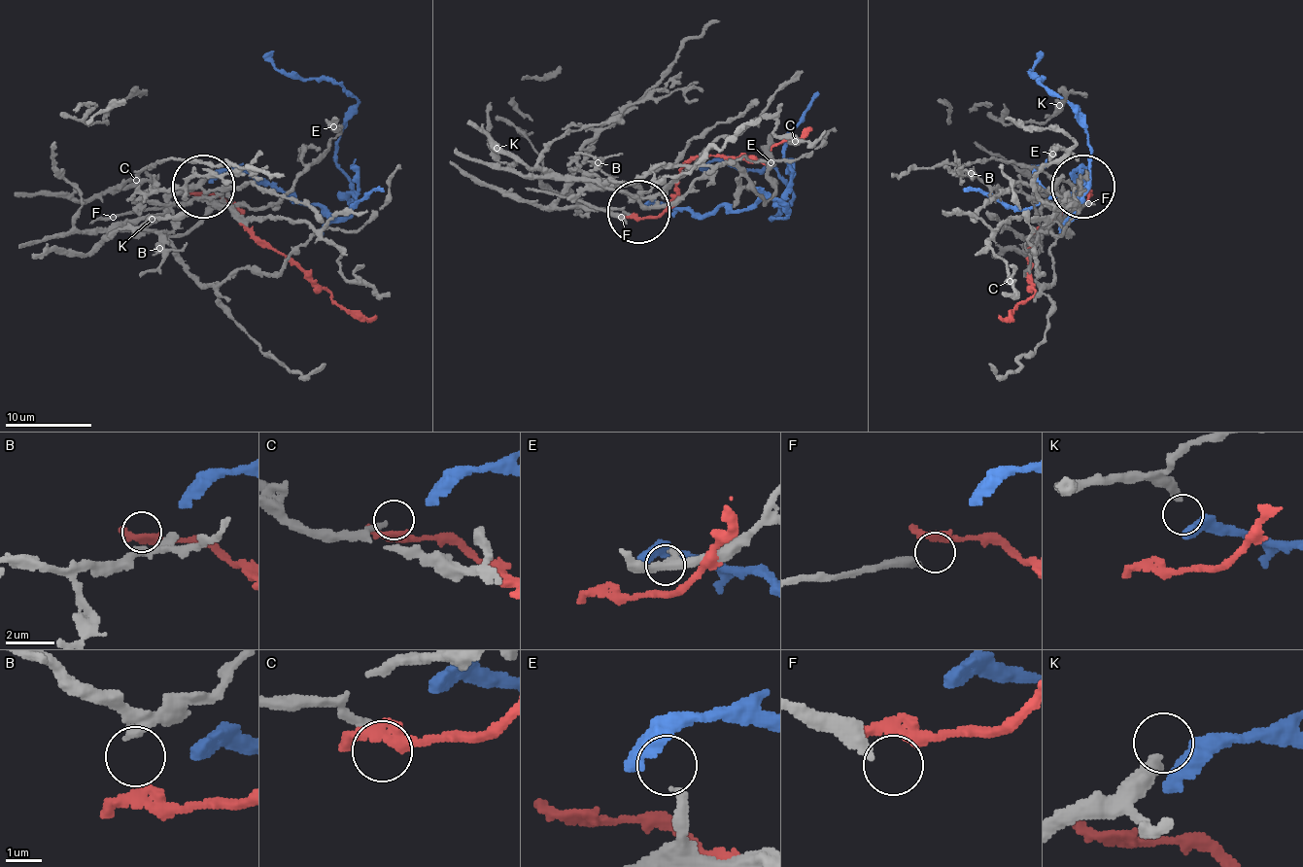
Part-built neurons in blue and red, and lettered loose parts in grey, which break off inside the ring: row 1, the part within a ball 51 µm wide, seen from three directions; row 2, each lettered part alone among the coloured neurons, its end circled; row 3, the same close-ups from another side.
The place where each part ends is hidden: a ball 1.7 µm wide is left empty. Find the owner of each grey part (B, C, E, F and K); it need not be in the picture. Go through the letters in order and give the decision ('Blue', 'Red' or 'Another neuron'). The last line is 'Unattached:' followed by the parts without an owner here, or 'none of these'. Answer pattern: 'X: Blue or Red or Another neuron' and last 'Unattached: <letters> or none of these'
B: Another neuron
C: Another neuron
E: Another neuron
F: Another neuron
K: Blue
Unattached: B, C, E, F

